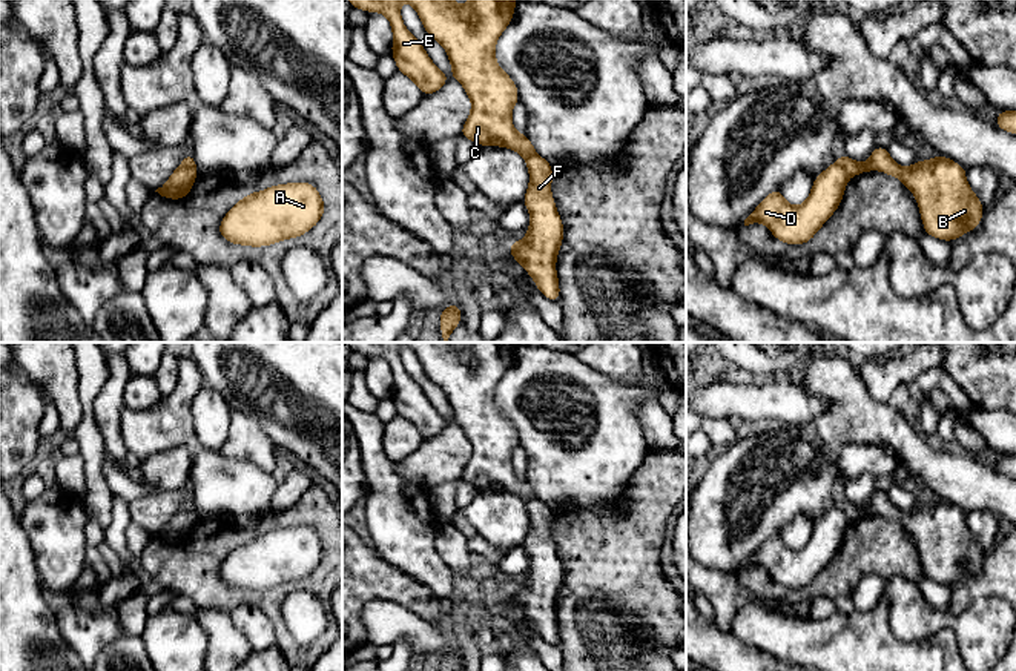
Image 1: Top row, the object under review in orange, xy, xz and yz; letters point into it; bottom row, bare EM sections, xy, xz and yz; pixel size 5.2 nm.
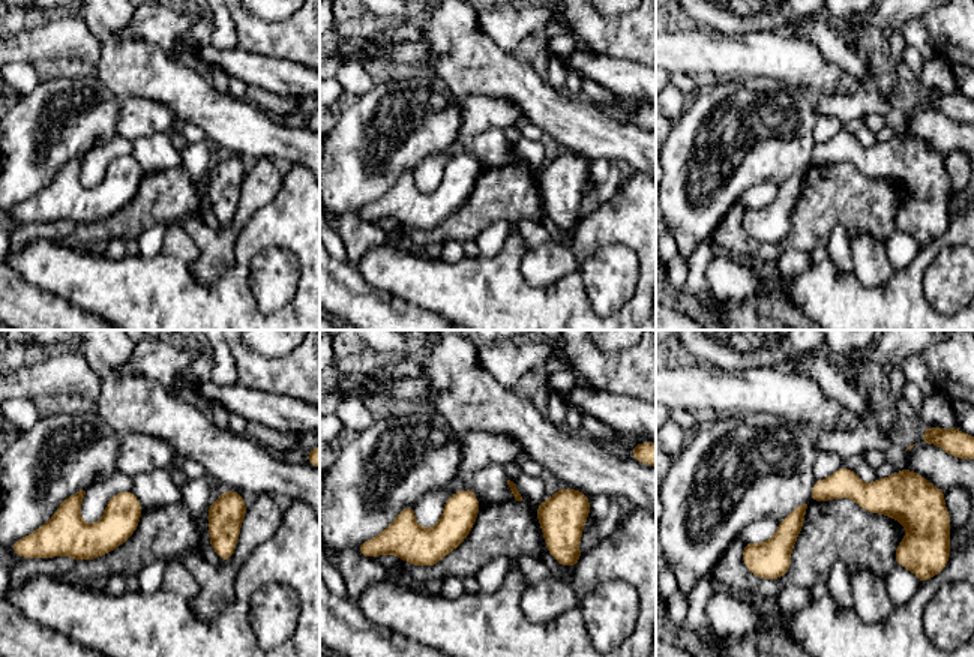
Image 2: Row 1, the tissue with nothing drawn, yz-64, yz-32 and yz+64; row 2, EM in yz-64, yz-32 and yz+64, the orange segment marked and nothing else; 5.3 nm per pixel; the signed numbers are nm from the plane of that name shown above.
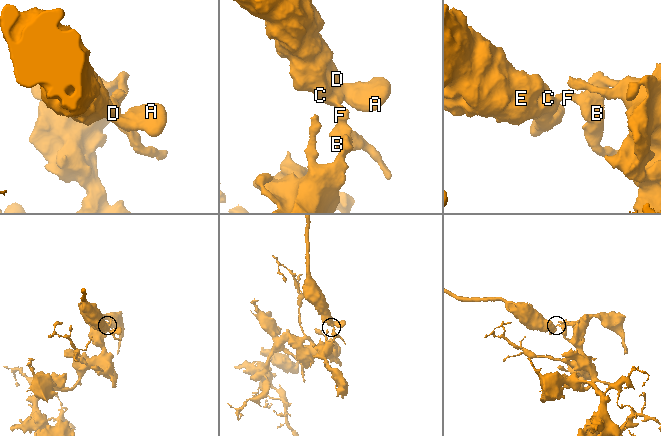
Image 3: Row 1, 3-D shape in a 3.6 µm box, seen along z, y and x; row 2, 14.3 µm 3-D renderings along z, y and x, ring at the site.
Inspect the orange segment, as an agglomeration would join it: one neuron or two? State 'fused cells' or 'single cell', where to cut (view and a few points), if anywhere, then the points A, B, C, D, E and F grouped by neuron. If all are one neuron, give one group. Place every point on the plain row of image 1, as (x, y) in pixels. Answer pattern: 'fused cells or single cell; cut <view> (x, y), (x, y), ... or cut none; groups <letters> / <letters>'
fused cells; cut yz (838, 505), (849, 521); groups A C D E / B F

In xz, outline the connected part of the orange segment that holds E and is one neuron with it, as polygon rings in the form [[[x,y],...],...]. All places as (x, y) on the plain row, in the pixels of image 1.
[[[345,342],[353,352],[365,356],[381,356],[391,367],[391,399],[397,415],[413,424],[424,439],[431,439],[445,430],[447,419],[431,405],[422,387],[405,372],[399,350],[402,345],[413,349],[430,381],[439,385],[453,412],[453,421],[463,430],[471,444],[471,458],[465,464],[460,479],[479,490],[508,491],[523,502],[536,497],[526,478],[519,478],[511,464],[511,456],[519,447],[519,435],[511,421],[496,405],[496,385],[514,361],[517,342],[468,342],[468,350],[460,350],[453,342]]]

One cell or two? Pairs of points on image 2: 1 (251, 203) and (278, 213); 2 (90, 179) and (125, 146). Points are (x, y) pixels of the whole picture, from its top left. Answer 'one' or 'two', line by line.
1: two
2: one

